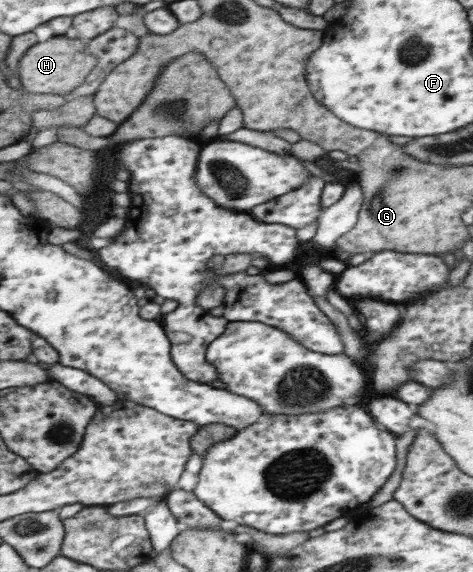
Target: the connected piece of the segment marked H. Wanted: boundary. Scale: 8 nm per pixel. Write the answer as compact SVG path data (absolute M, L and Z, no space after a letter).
M65 36L49 38L47 42L33 44L21 58L19 58L18 78L21 86L29 93L48 95L64 95L75 90L87 75L94 70L98 58L91 54L83 54L85 44L73 44Z

